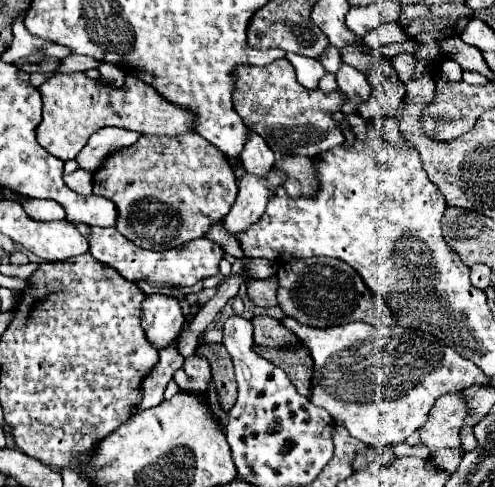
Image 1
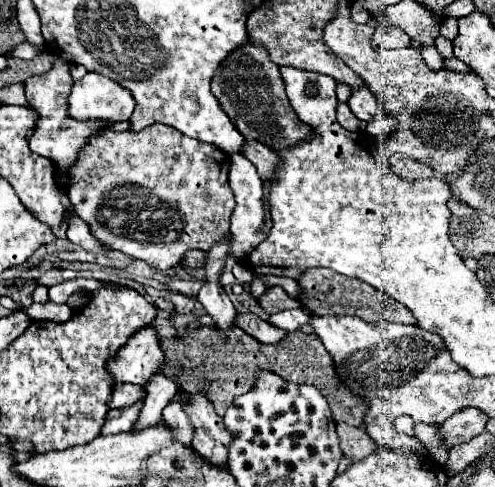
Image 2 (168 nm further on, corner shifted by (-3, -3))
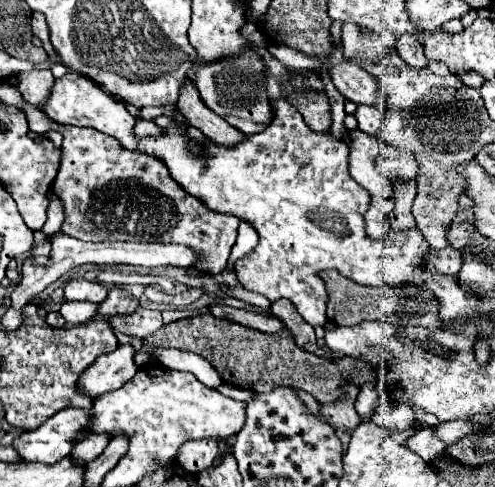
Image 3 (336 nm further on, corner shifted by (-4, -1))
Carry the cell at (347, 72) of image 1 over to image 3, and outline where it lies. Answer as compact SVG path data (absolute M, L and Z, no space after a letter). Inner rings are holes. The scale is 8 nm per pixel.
M358 105L354 117L358 119L360 131L380 137L380 127L384 123L384 111L380 111L376 105Z

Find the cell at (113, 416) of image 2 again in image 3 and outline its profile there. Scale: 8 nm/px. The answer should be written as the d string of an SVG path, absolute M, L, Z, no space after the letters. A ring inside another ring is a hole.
M106 433L88 435L86 439L82 439L82 441L78 441L78 443L74 445L72 453L76 455L76 461L78 461L78 463L88 465L90 461L94 461L94 459L106 449L108 441L110 441L110 437L108 437Z

